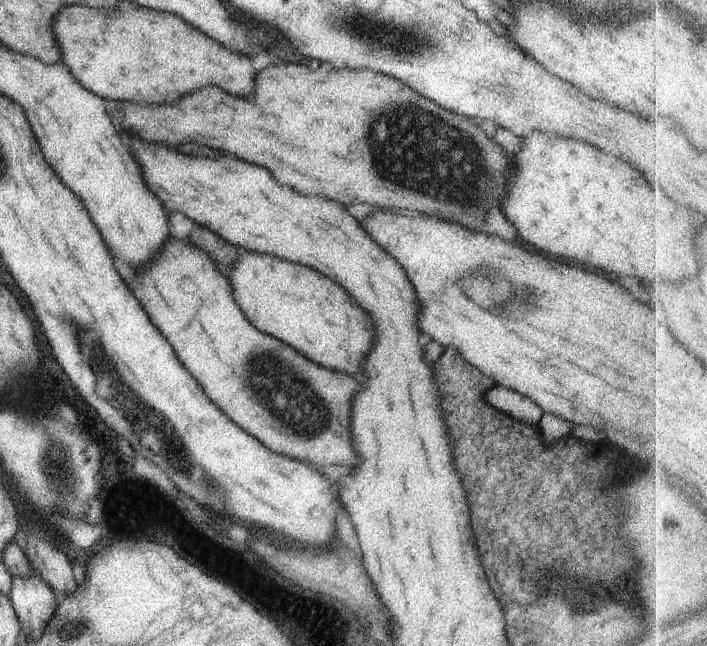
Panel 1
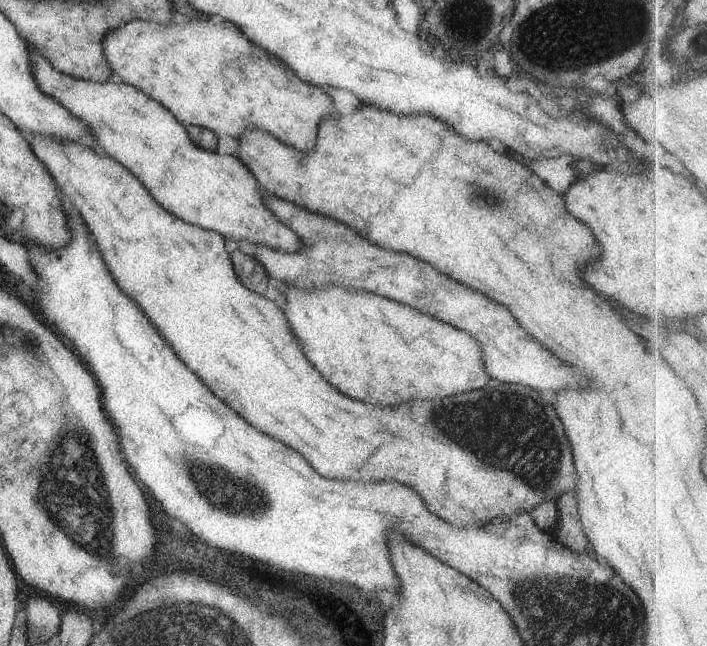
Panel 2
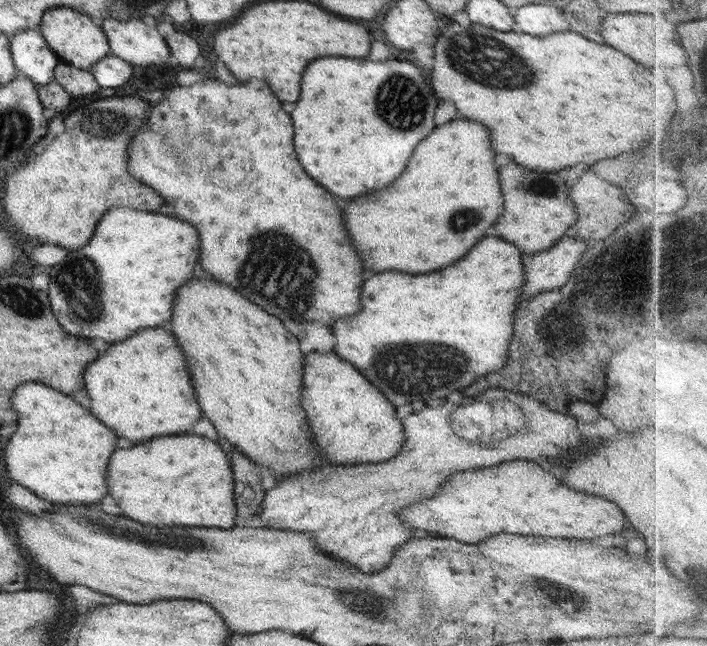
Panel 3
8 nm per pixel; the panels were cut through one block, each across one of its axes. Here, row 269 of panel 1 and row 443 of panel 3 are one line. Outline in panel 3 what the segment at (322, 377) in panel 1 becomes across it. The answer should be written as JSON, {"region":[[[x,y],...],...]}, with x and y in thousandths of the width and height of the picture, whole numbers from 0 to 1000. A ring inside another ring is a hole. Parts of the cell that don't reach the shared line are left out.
{"region":[[[259,670],[257,673],[223,675],[209,684],[204,684],[204,687],[187,690],[187,693],[164,697],[164,700],[158,703],[158,712],[153,715],[153,734],[150,734],[153,765],[164,774],[164,780],[170,783],[170,789],[173,789],[175,799],[181,799],[181,802],[187,802],[187,805],[195,805],[195,808],[201,808],[201,811],[215,811],[215,814],[300,814],[300,817],[328,817],[335,796],[335,786],[331,783],[334,777],[328,774],[328,765],[331,765],[331,743],[328,743],[322,706],[320,706],[320,700],[317,700],[311,690],[317,693],[317,687],[308,686],[297,678],[272,670]]]}

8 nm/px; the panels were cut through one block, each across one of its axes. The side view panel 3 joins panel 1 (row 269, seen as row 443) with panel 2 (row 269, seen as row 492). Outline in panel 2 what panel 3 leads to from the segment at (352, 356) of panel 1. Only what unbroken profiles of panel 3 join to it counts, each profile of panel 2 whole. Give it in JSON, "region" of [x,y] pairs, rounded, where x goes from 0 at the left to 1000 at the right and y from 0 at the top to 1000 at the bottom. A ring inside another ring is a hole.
{"region":[[[347,389],[327,390],[327,404],[339,437],[351,449],[362,455],[373,455],[373,449],[379,446],[378,418],[368,407],[362,407],[358,396],[351,396]]]}

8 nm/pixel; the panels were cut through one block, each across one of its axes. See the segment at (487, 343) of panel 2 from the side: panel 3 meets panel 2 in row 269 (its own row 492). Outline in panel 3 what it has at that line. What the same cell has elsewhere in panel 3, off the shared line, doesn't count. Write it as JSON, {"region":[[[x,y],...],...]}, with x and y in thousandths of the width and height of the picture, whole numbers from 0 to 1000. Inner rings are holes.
{"region":[[[693,601],[690,604],[690,613],[682,613],[682,622],[668,622],[663,625],[641,625],[627,621],[618,621],[612,628],[600,627],[593,636],[586,636],[583,641],[577,641],[574,647],[569,647],[569,659],[571,659],[571,689],[569,695],[553,712],[546,715],[536,715],[532,718],[492,718],[489,721],[478,720],[453,720],[444,728],[430,729],[430,732],[421,732],[420,735],[410,735],[410,738],[399,738],[392,741],[390,751],[376,760],[373,772],[371,772],[371,785],[368,785],[368,794],[365,802],[373,808],[373,814],[388,820],[413,820],[423,824],[436,824],[441,827],[444,839],[447,839],[447,848],[455,854],[464,864],[472,864],[478,870],[487,873],[495,873],[506,882],[518,885],[518,889],[526,889],[529,885],[537,885],[542,879],[549,876],[554,867],[554,859],[560,854],[560,850],[570,844],[580,830],[586,830],[586,817],[583,814],[574,814],[569,805],[566,805],[566,796],[563,789],[571,788],[574,783],[580,783],[588,777],[597,777],[605,771],[614,769],[614,765],[622,759],[622,749],[631,746],[634,737],[639,737],[642,731],[653,731],[653,728],[673,728],[673,724],[690,724],[690,721],[699,721],[699,718],[707,718],[707,715],[719,715],[721,712],[755,712],[767,706],[767,709],[792,709],[792,706],[803,706],[803,700],[815,690],[826,690],[823,687],[823,669],[818,669],[818,659],[812,659],[812,647],[801,644],[801,638],[789,638],[789,635],[778,635],[772,632],[767,622],[755,619],[755,616],[747,616],[736,607],[721,607],[721,604],[707,604],[707,601]]]}

